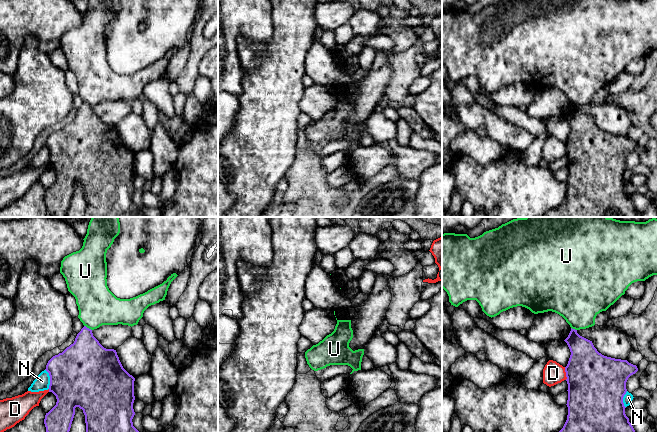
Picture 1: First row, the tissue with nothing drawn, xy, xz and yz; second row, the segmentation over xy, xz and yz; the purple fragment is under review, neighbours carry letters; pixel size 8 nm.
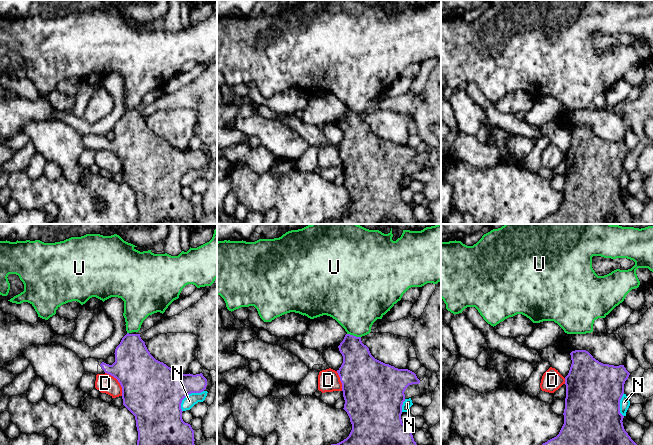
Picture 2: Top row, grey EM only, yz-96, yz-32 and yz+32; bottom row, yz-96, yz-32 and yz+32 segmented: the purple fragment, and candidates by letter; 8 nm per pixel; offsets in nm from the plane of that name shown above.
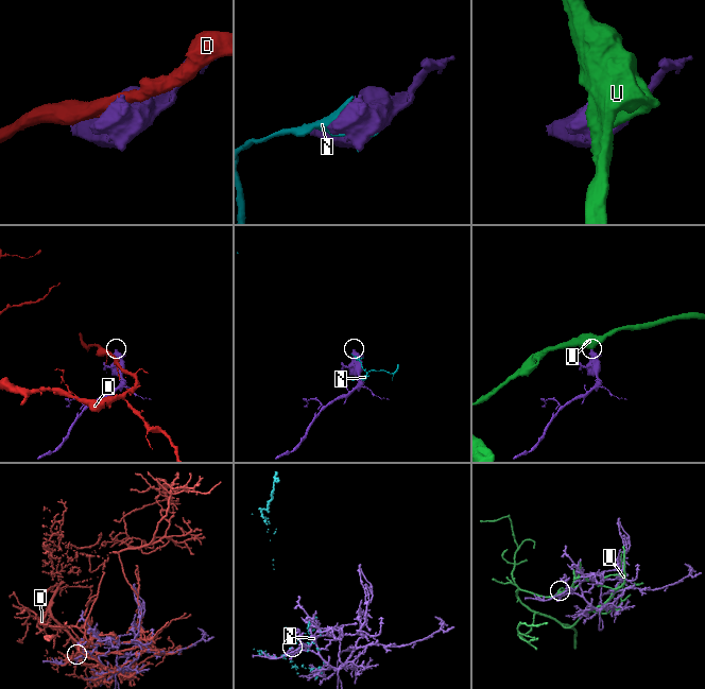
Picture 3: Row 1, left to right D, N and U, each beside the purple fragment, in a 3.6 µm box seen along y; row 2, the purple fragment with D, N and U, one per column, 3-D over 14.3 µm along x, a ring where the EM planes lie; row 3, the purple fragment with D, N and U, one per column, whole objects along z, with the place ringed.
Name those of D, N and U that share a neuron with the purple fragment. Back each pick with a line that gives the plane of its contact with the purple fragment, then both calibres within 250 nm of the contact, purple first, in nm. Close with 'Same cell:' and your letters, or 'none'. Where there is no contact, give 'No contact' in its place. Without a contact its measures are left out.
Same cell: none

